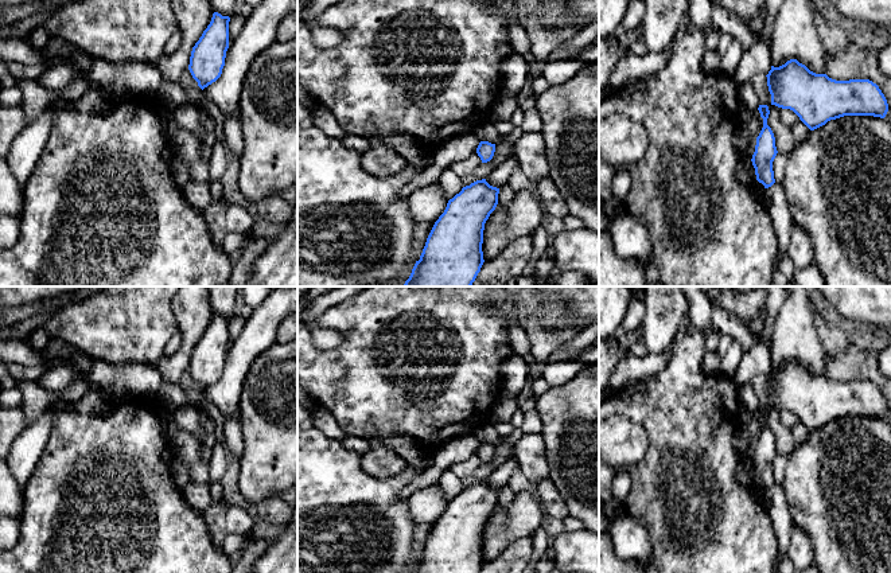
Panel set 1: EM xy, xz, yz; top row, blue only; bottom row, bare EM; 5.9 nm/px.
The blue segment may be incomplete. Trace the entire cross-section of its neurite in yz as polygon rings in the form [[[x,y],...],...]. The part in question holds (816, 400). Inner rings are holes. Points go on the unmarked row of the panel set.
[[[790,360],[779,369],[771,367],[766,378],[771,395],[771,406],[793,412],[810,432],[844,417],[874,417],[884,420],[888,413],[884,395],[869,381],[836,382],[826,375],[810,373],[797,360]]]

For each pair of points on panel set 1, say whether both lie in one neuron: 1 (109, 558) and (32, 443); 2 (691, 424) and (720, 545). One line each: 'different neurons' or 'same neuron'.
1: different neurons
2: same neuron

